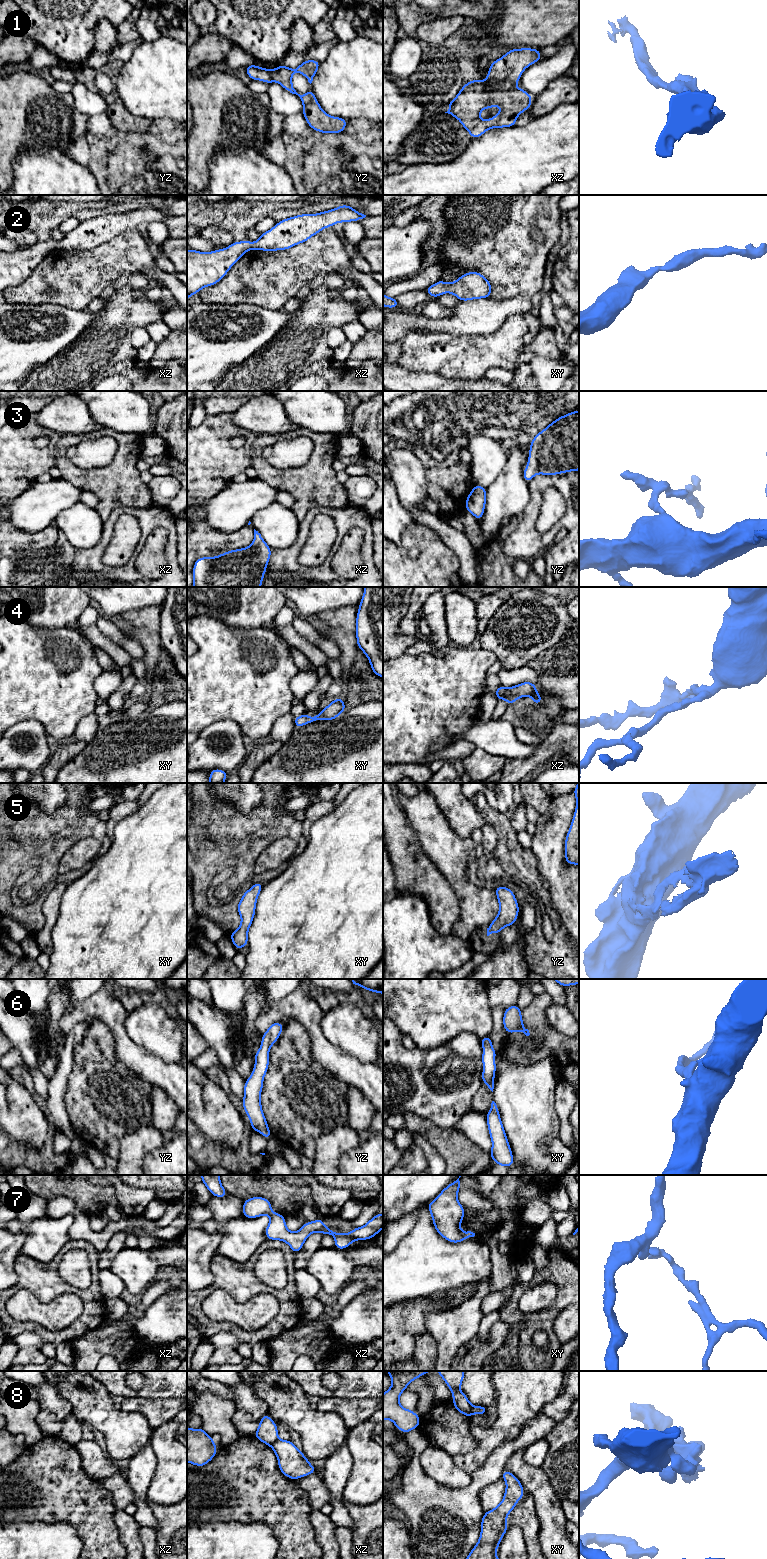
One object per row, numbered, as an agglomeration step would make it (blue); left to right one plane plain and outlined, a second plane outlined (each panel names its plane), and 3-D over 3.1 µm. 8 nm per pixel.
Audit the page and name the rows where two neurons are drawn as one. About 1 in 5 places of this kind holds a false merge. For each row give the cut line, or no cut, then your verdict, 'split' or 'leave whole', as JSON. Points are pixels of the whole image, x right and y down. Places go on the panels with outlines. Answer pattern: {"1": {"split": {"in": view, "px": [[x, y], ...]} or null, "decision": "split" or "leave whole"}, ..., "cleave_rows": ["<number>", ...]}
{"1": {"split": null, "decision": "leave whole"}, "2": {"split": null, "decision": "leave whole"}, "3": {"split": null, "decision": "leave whole"}, "4": {"split": null, "decision": "leave whole"}, "5": {"split": null, "decision": "leave whole"}, "6": {"split": null, "decision": "leave whole"}, "7": {"split": null, "decision": "leave whole"}, "8": {"split": {"in": "xy", "px": [[473, 1406], [471, 1413]]}, "decision": "split"}, "cleave_rows": ["8"]}

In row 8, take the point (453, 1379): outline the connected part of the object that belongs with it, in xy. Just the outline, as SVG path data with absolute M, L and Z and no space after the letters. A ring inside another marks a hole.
M437 1371L450 1388L453 1396L453 1406L463 1415L472 1416L472 1404L467 1396L460 1390L464 1379L464 1371Z

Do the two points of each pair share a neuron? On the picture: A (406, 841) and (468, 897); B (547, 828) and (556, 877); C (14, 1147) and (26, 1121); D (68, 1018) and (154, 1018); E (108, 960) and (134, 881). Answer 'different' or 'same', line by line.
A: different
B: same
C: different
D: different
E: same

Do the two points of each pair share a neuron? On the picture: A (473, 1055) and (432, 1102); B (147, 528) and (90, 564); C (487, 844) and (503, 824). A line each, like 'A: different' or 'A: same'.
A: same
B: same
C: different

